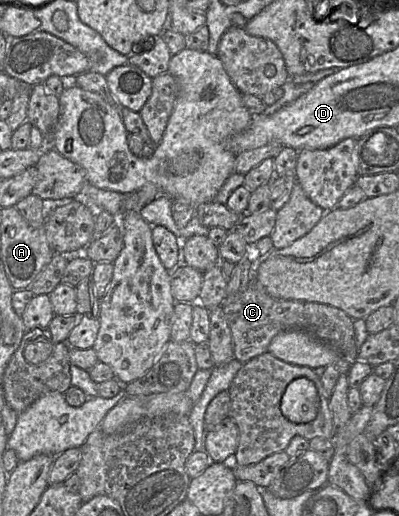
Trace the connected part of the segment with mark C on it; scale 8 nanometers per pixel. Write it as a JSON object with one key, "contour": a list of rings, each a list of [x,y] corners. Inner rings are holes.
{"contour":[[[256,266],[246,289],[238,294],[228,294],[222,302],[221,307],[224,310],[232,332],[234,358],[241,363],[246,363],[252,358],[265,353],[268,351],[269,344],[276,335],[293,329],[300,329],[311,333],[322,342],[334,348],[341,356],[351,357],[352,359],[357,358],[359,349],[356,347],[354,319],[343,310],[331,305],[319,302],[284,300],[270,296],[256,279]]]}

